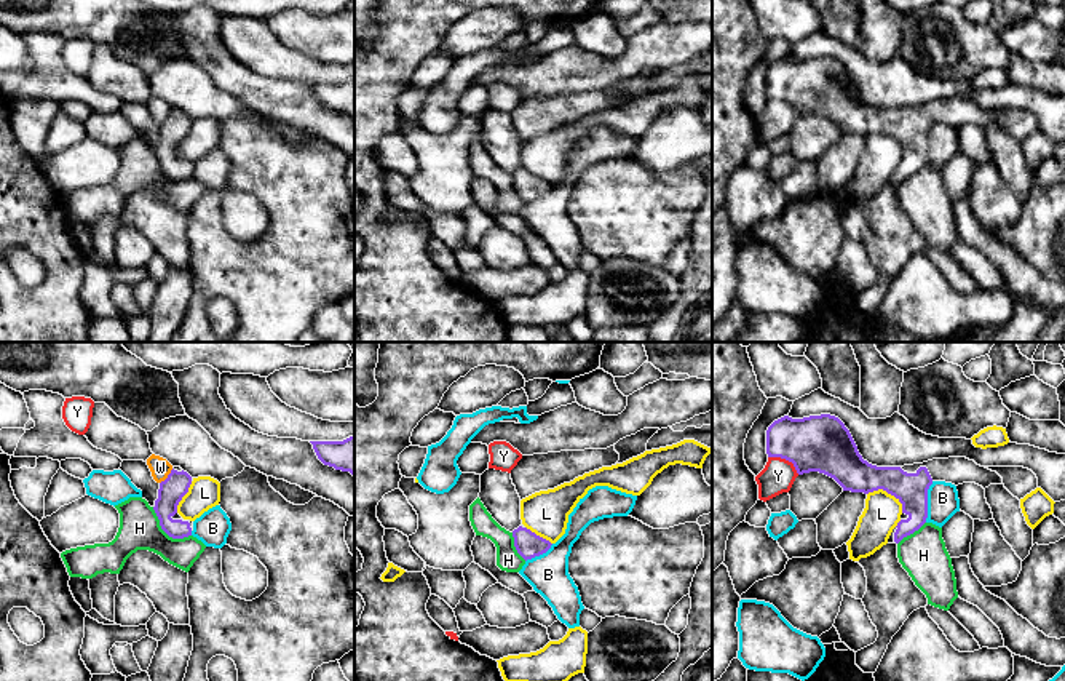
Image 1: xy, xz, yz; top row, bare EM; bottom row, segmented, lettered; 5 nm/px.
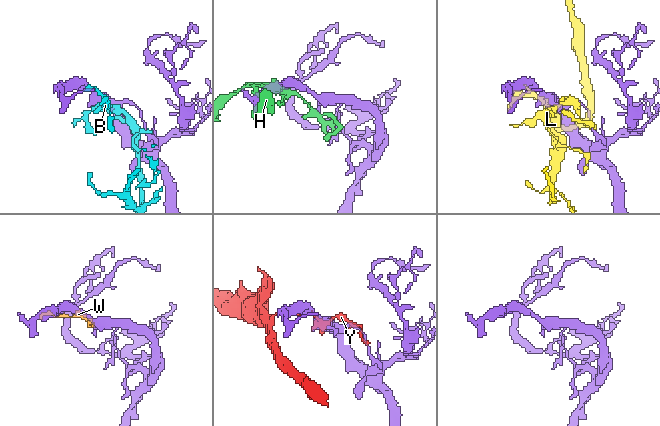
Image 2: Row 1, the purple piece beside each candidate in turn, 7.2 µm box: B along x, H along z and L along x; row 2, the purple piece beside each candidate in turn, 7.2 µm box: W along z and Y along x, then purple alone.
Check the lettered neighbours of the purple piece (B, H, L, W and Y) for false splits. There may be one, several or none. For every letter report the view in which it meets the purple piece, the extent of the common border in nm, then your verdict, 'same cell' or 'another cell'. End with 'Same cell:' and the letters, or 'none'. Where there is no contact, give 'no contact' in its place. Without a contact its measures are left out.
B: yz | 220 nm | another cell
H: xy | 240 nm | another cell
L: yz | 200 nm | another cell
W: xy | 100 nm | another cell
Y: yz | 180 nm | another cell
Same cell: none

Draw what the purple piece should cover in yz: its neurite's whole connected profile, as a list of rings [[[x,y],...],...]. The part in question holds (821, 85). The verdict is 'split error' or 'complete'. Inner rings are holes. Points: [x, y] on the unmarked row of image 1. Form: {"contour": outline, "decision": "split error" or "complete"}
{"contour": [[[830,56],[792,61],[784,58],[766,72],[768,99],[794,106],[798,117],[819,114],[833,120],[843,133],[878,131],[902,145],[902,157],[888,185],[899,185],[918,173],[928,160],[928,131],[934,123],[955,128],[976,125],[984,131],[1003,126],[1003,120],[966,99],[932,101],[904,109],[877,109],[862,101],[845,66]]], "decision": "split error"}

